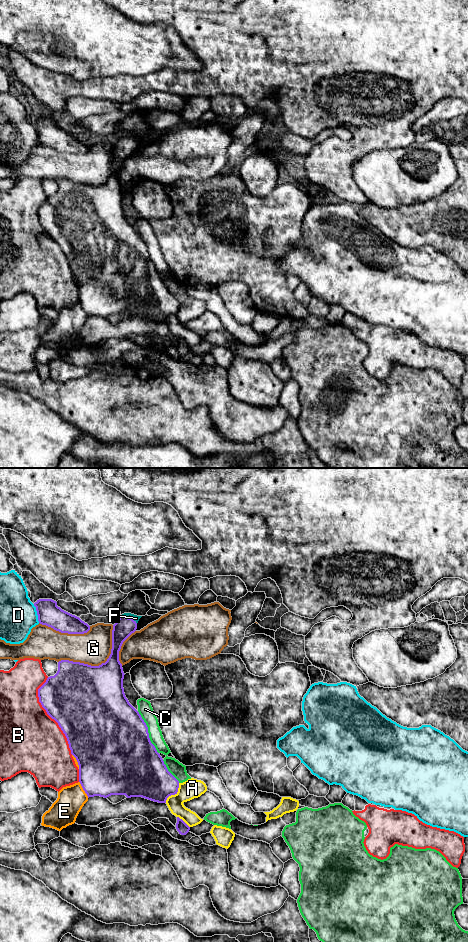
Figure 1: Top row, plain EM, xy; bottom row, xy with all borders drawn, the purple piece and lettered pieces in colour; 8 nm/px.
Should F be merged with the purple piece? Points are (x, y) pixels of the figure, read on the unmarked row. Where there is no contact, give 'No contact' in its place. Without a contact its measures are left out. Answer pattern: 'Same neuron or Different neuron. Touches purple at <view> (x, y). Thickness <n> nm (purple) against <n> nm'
Same neuron. Touches purple at xy (129, 138). Thickness 160 nm (purple) against 50 nm

